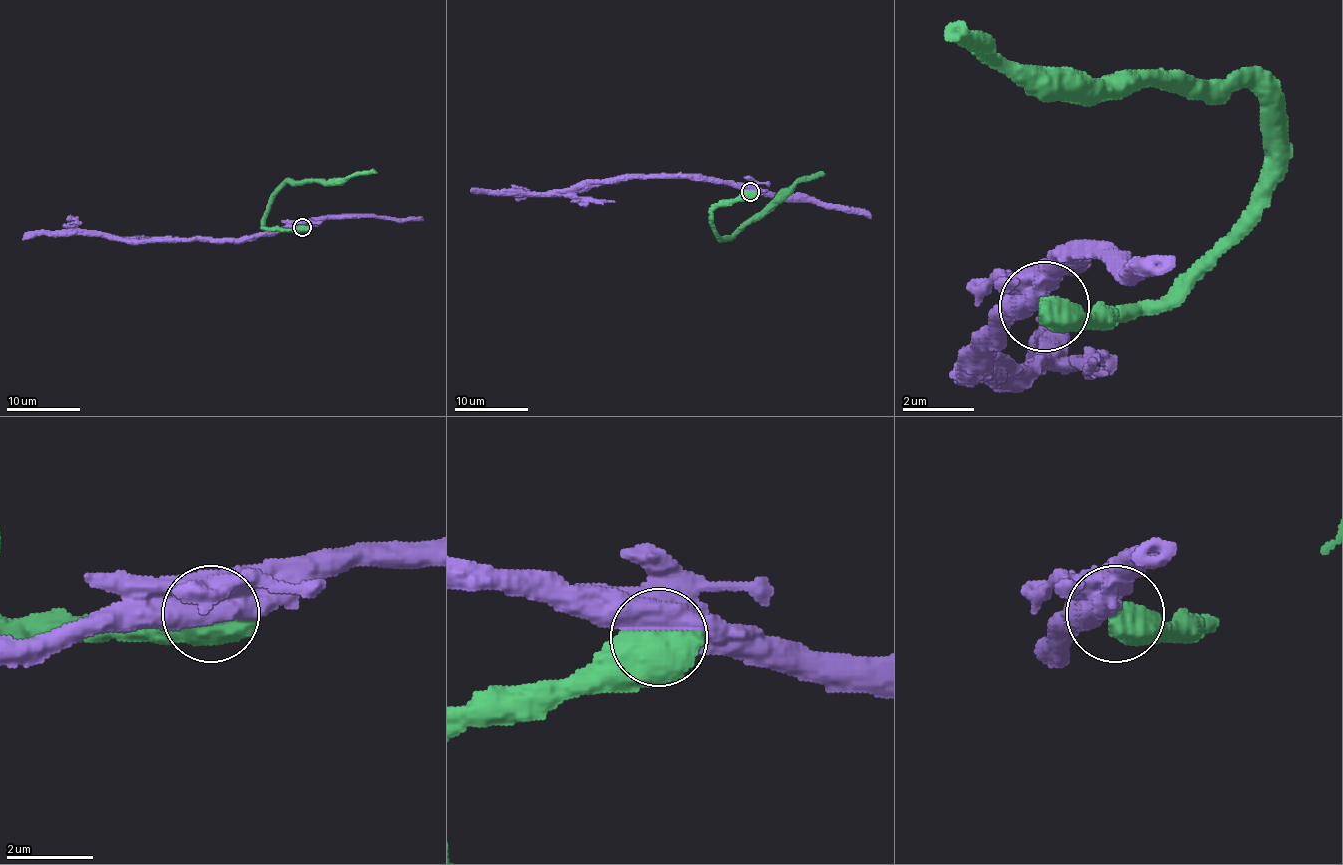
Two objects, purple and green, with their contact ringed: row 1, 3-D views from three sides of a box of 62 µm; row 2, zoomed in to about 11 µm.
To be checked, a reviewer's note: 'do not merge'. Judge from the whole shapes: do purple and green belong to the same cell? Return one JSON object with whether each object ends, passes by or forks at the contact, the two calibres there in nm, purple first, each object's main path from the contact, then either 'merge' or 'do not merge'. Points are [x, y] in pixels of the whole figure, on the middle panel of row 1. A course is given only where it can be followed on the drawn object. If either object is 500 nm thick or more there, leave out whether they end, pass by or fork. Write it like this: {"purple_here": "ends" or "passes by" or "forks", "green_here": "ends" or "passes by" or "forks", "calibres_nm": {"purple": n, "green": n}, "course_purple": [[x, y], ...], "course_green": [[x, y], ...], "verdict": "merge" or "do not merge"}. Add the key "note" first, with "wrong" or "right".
{"note": "right", "calibres_nm": {"purple": 850, "green": 800}, "course_purple": [[750, 191], [719, 182], [689, 178], [587, 180], [566, 189], [544, 193], [476, 193], [471, 187]], "course_green": [[750, 191], [719, 206], [713, 215], [713, 229], [721, 237], [730, 237], [759, 220], [799, 182], [825, 174]], "verdict": "do not merge"}

